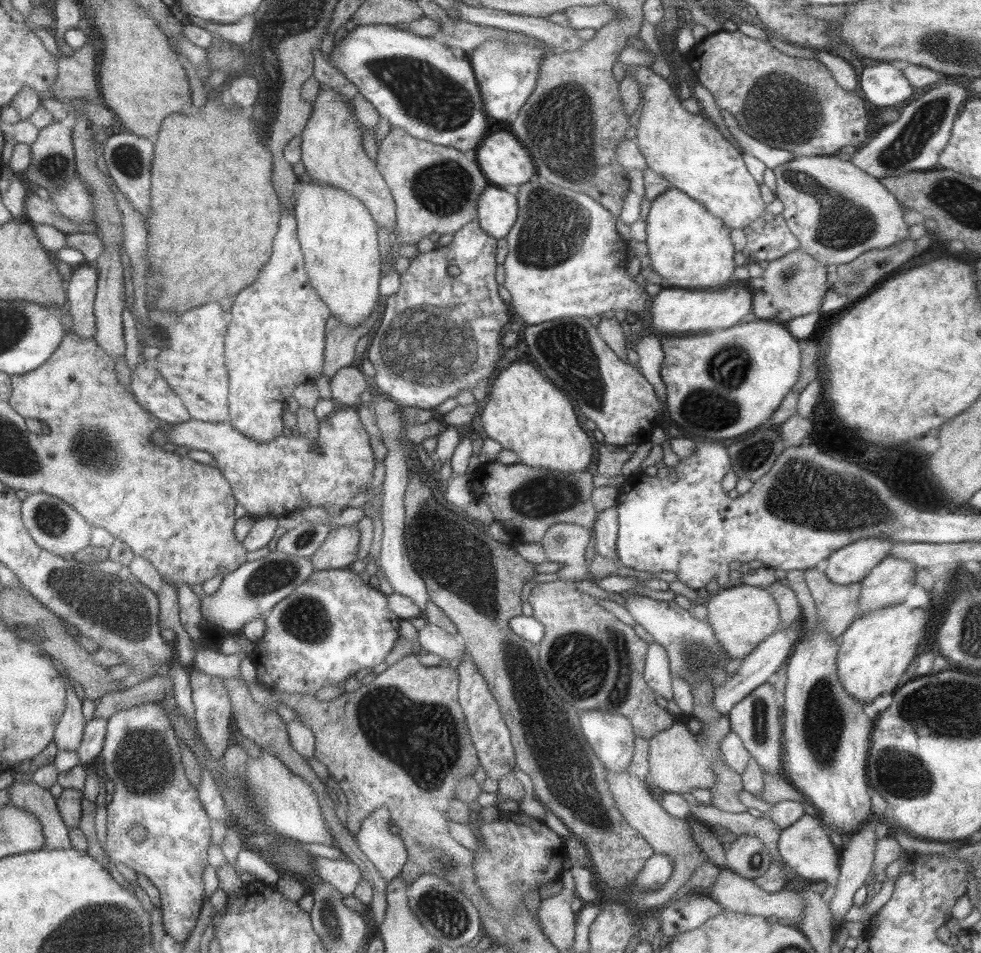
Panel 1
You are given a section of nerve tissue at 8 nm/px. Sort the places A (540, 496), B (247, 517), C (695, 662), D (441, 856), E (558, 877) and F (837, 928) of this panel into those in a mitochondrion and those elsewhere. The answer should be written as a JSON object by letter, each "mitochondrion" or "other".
{"A":"mitochondrion","B":"other","C":"mitochondrion","D":"mitochondrion","E":"other","F":"other"}

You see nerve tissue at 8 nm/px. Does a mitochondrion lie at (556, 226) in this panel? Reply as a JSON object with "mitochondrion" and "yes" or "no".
{"mitochondrion":"yes"}

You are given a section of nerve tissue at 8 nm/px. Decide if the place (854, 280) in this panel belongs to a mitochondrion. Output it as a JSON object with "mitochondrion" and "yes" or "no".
{"mitochondrion":"yes"}

